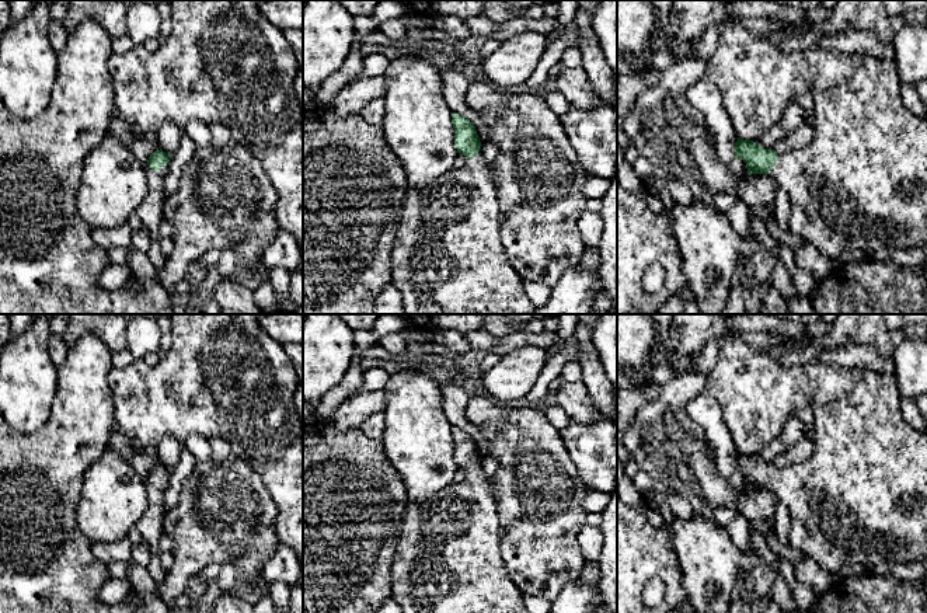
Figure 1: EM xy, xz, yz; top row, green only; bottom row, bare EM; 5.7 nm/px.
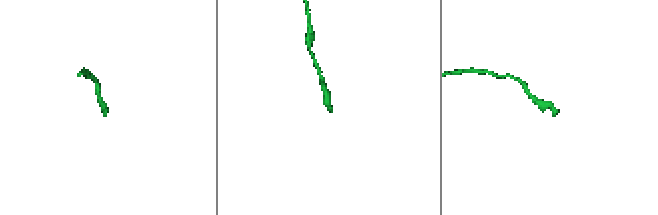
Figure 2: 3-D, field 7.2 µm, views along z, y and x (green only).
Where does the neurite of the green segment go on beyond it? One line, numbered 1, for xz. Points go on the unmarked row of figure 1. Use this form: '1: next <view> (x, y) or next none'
1: next xz (448, 560)

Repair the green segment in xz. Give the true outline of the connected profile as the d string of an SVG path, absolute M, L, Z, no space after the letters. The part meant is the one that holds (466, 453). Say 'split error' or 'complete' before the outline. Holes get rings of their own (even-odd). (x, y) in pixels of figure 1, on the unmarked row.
split error | M453 426L454 460L466 470L460 483L453 483L418 504L408 504L391 567L391 598L402 613L529 613L523 595L513 584L499 550L499 516L491 480L484 474L475 440Z

